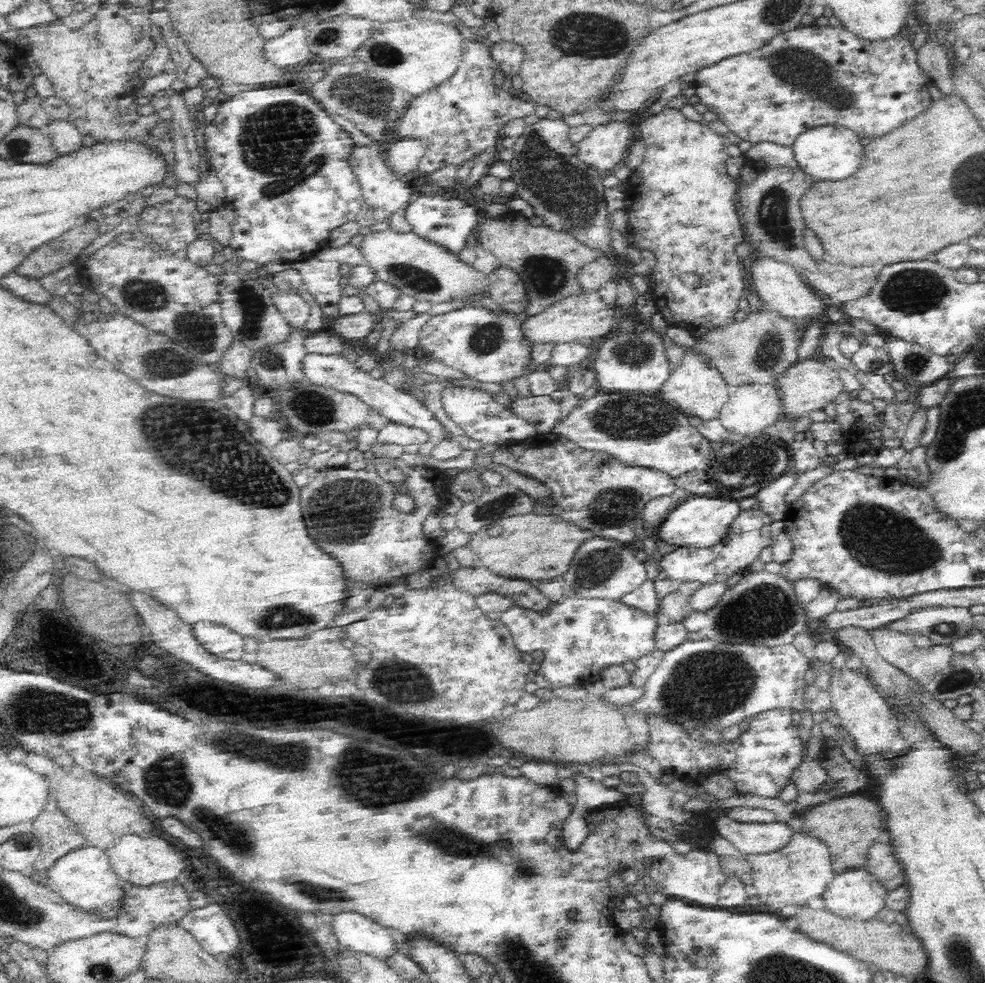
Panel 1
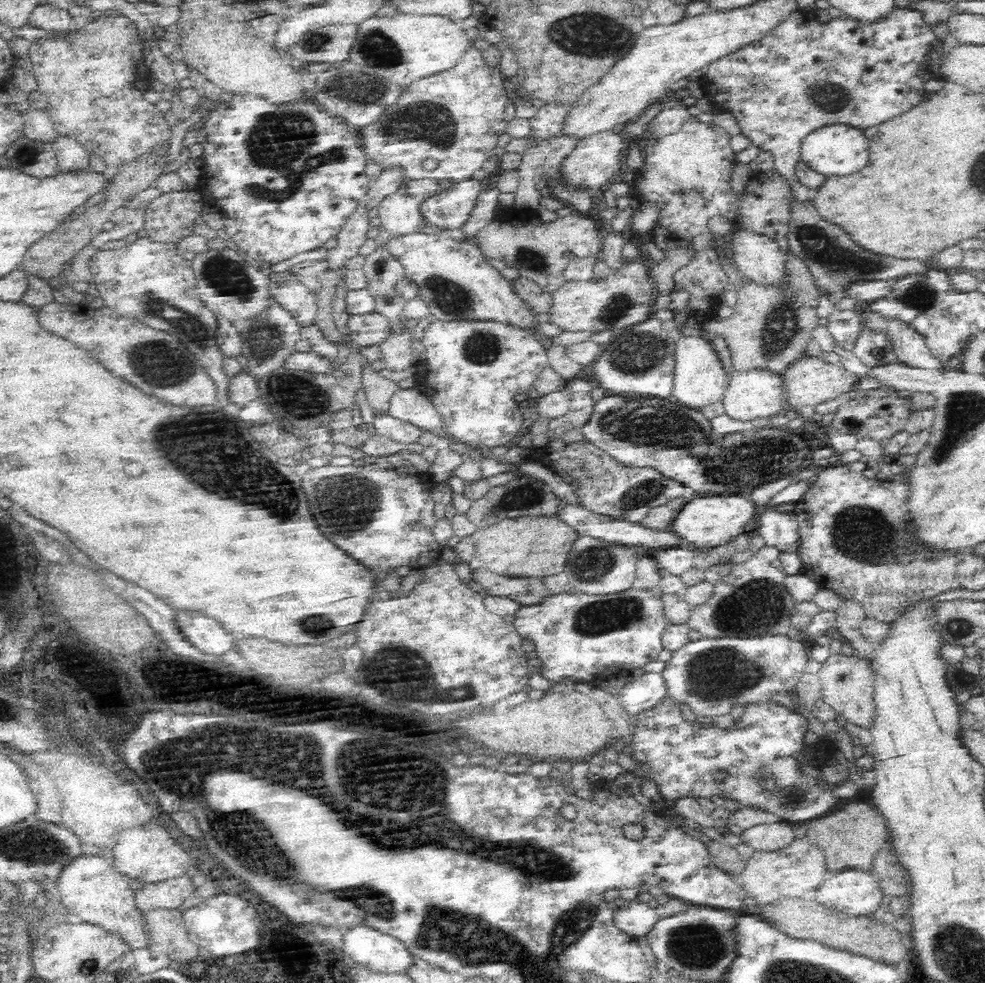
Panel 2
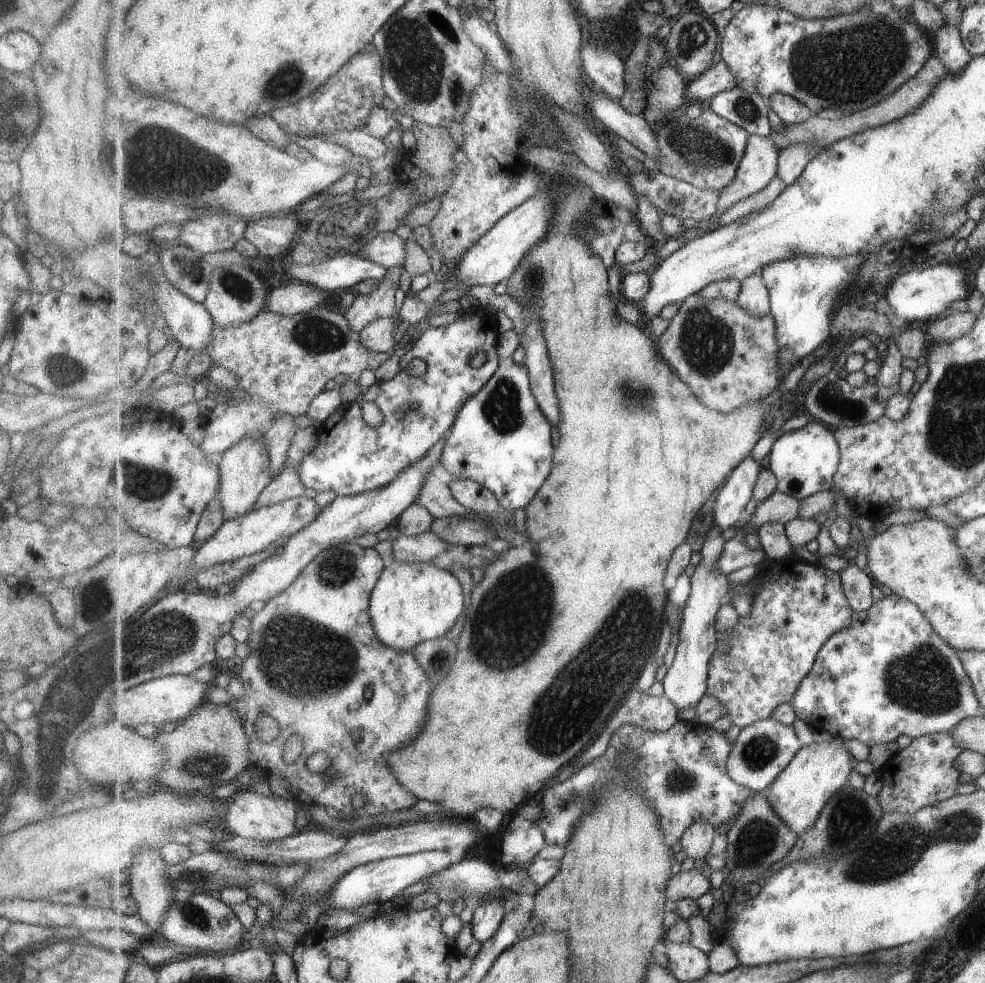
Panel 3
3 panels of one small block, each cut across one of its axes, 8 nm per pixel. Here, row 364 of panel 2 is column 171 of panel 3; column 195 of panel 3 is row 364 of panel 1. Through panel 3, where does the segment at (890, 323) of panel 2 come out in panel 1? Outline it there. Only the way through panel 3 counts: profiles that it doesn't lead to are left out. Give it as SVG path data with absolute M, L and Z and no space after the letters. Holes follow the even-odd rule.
M889 334L884 336L893 372L906 383L929 385L947 377L953 369L954 364L948 363L946 357L934 354L928 347Z

